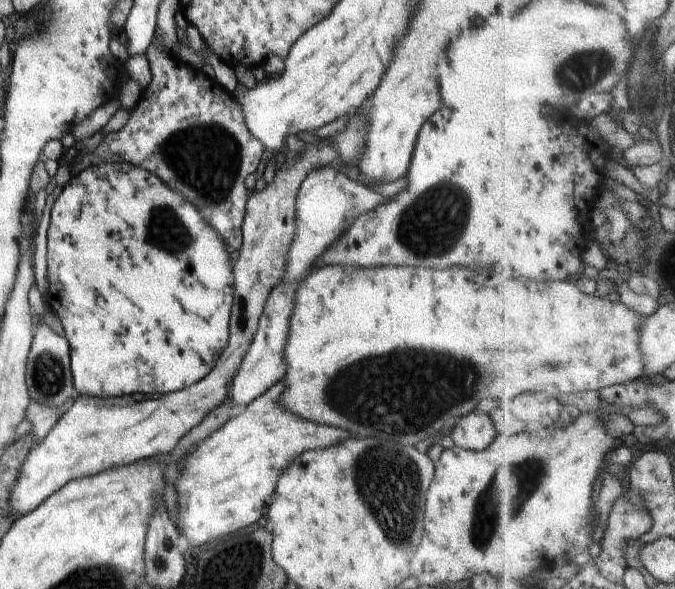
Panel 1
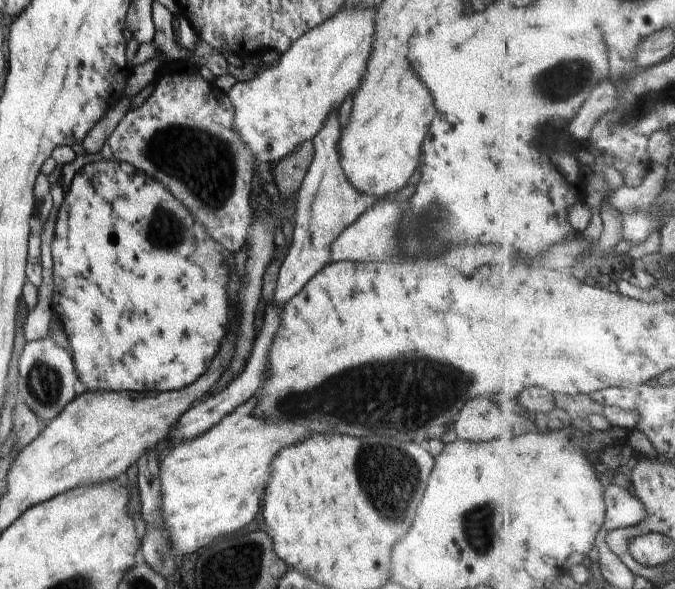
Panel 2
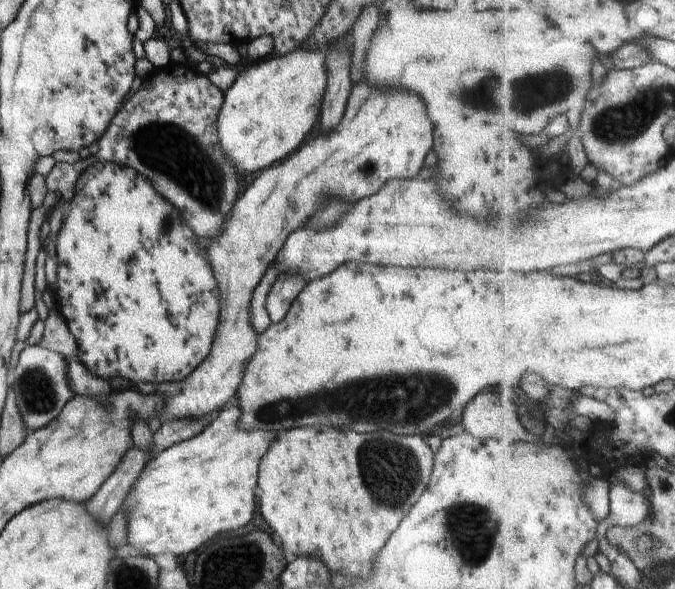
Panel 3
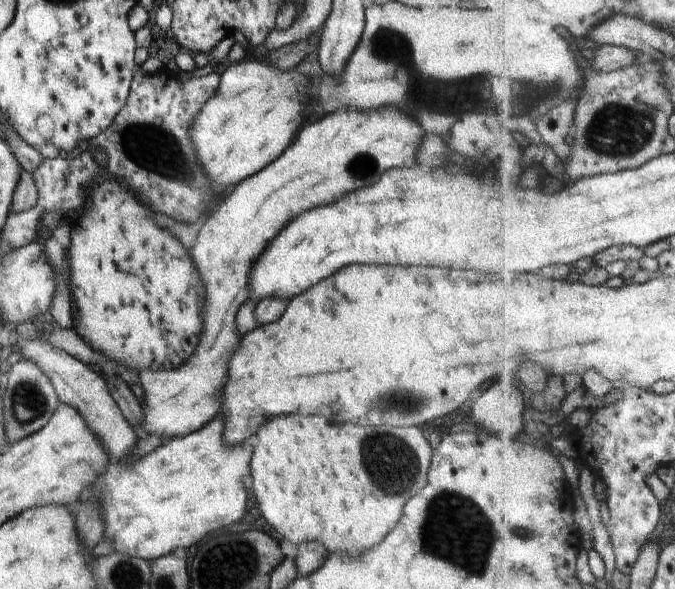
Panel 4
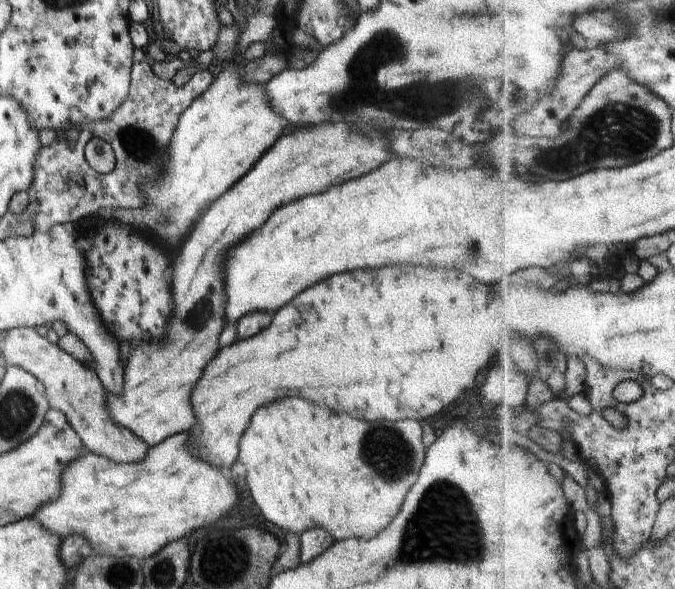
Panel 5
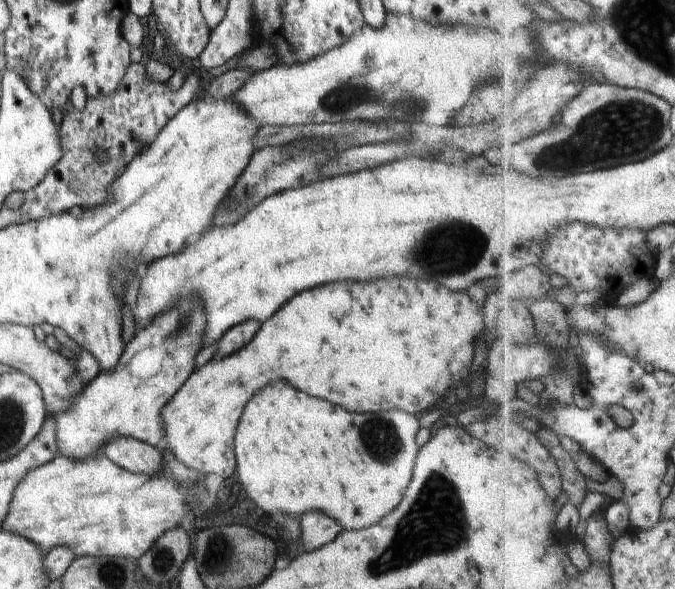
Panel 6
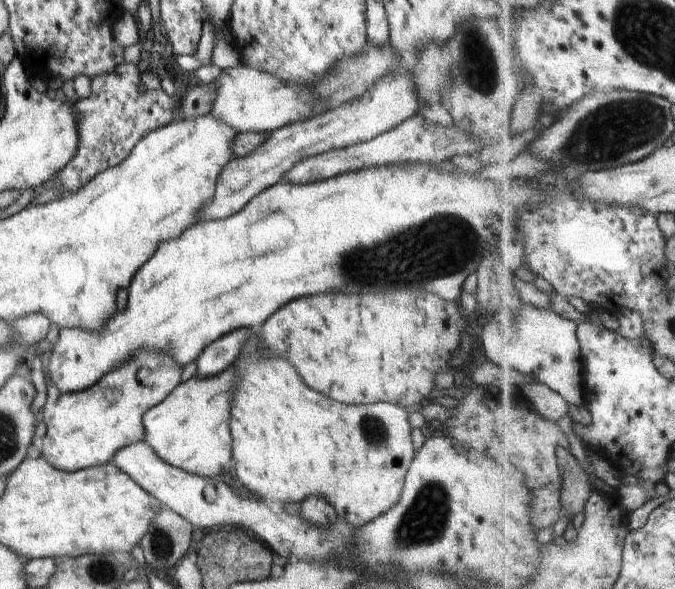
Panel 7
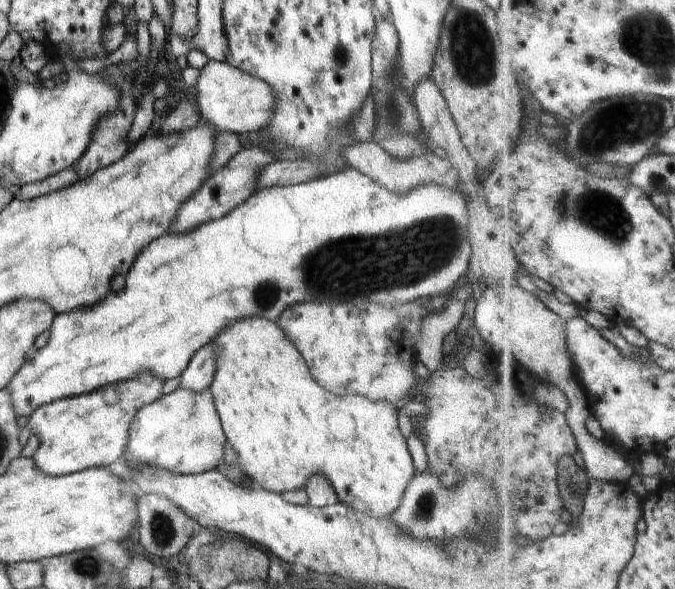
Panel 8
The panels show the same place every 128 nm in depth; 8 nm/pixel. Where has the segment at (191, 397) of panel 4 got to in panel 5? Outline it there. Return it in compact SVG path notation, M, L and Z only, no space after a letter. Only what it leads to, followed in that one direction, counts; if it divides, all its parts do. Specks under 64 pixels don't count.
M324 123L314 127L300 128L293 134L282 135L256 162L255 166L238 180L223 196L212 203L195 224L186 242L180 248L176 262L172 264L171 316L167 319L165 335L160 341L136 343L123 366L123 390L120 395L106 392L105 404L109 418L120 427L130 430L149 447L162 443L170 436L186 433L196 428L189 394L202 377L206 366L220 350L218 339L226 327L223 316L225 293L223 290L223 258L225 251L240 243L252 231L264 225L270 214L282 204L293 202L307 195L316 195L329 187L348 179L362 177L378 169L383 163L396 157L387 144L387 125L363 123Z

